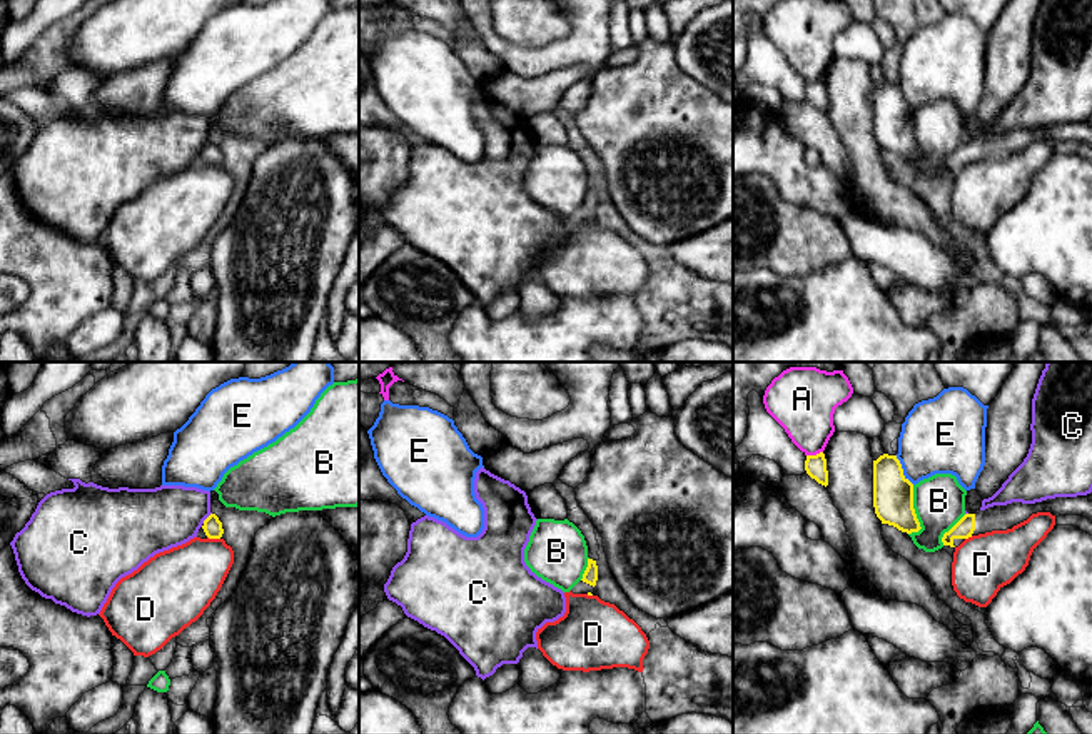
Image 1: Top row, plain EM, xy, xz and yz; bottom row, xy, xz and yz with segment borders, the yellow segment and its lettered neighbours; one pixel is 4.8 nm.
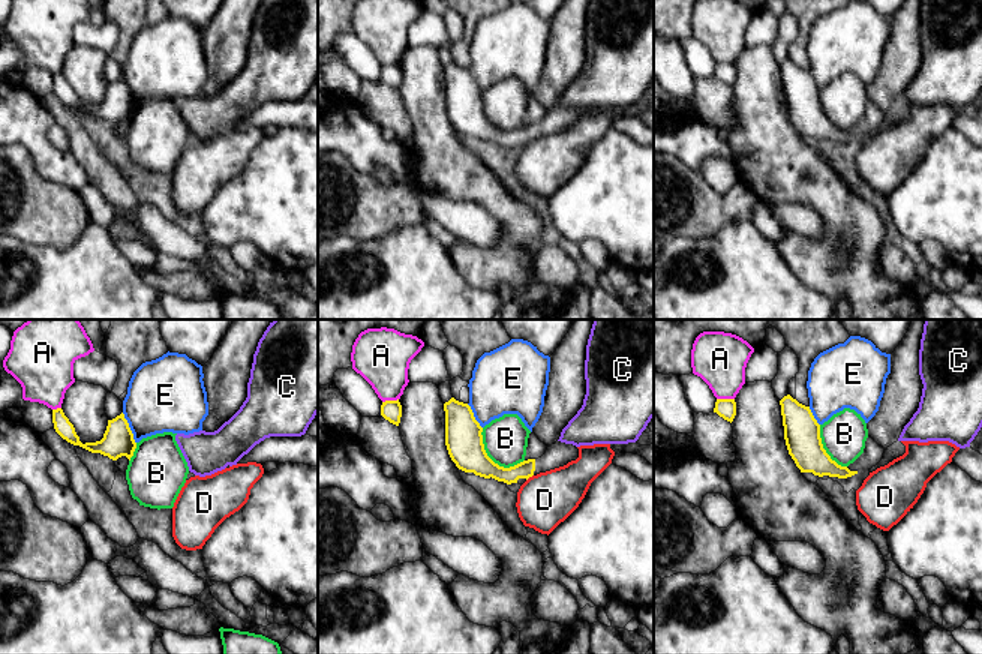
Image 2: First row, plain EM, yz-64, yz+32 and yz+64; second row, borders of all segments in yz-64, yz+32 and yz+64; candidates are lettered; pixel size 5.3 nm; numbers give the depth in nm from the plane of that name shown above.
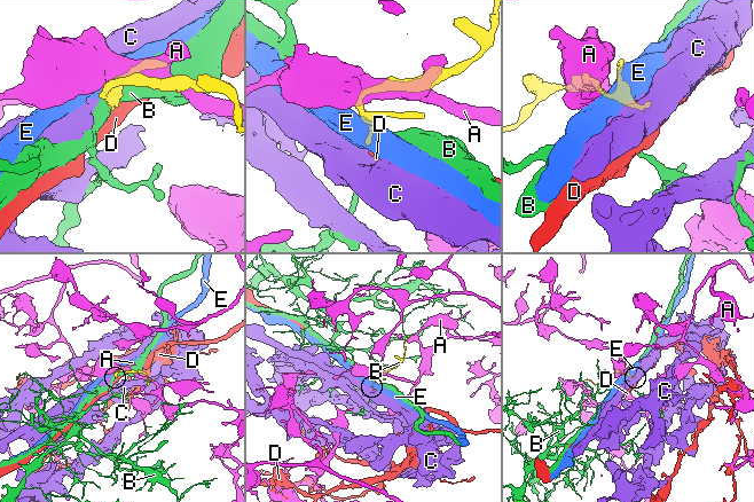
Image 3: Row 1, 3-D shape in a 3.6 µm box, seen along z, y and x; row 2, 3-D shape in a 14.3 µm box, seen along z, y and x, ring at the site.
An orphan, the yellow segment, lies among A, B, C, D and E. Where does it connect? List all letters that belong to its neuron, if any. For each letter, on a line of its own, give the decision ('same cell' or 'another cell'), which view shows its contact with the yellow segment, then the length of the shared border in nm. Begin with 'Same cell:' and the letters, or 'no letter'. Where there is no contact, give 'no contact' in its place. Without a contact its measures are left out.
Same cell: no letter
A: another cell; meets yellow in yz; contact 80 nm long
B: another cell; meets yellow in yz; contact 240 nm long
C: another cell; meets yellow in xy; contact 70 nm long
D: another cell; meets yellow in xy; contact 70 nm long
E: another cell; meets yellow in yz; contact 170 nm long

